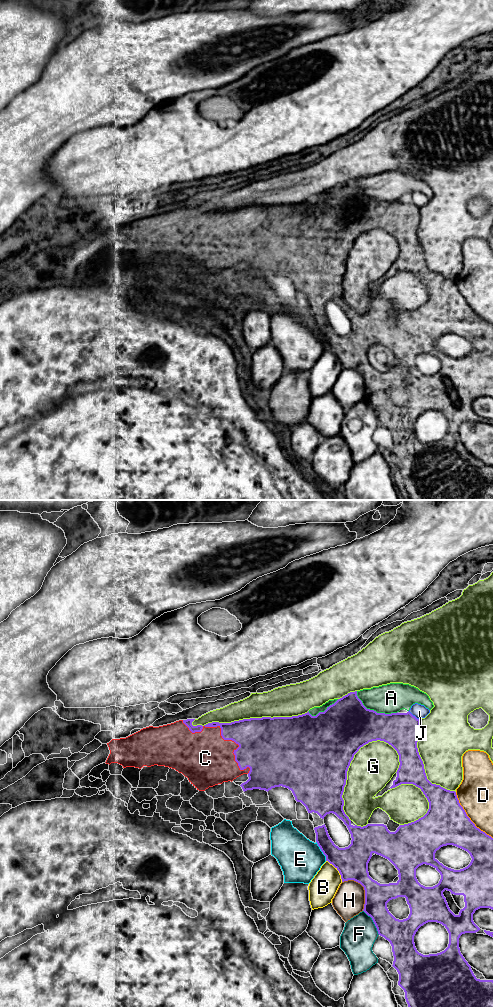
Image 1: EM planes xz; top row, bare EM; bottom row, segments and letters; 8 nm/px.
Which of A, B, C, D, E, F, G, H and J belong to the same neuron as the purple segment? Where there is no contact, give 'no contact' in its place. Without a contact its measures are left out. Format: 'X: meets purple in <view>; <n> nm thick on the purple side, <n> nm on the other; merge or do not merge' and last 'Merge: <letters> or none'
A: meets purple in xz; 420 nm thick on the purple side, 240 nm on the other; do not merge
B: meets purple in xz; 260 nm thick on the purple side, 220 nm on the other; do not merge
C: meets purple in xz; 300 nm thick on the purple side, 420 nm on the other; merge
D: meets purple in xz; 360 nm thick on the purple side, 280 nm on the other; do not merge
E: meets purple in xz; 240 nm thick on the purple side, 340 nm on the other; do not merge
F: meets purple in xz; 220 nm thick on the purple side, 260 nm on the other; do not merge
G: meets purple in xz; 500 nm thick on the purple side, 340 nm on the other; do not merge
H: meets purple in xz; 260 nm thick on the purple side, 240 nm on the other; do not merge
J: meets purple in xz; 280 nm thick on the purple side, 110 nm on the other; do not merge
Merge: C

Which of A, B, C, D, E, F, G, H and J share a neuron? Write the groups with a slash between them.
A / B / C / D / E / F / G / H / J

